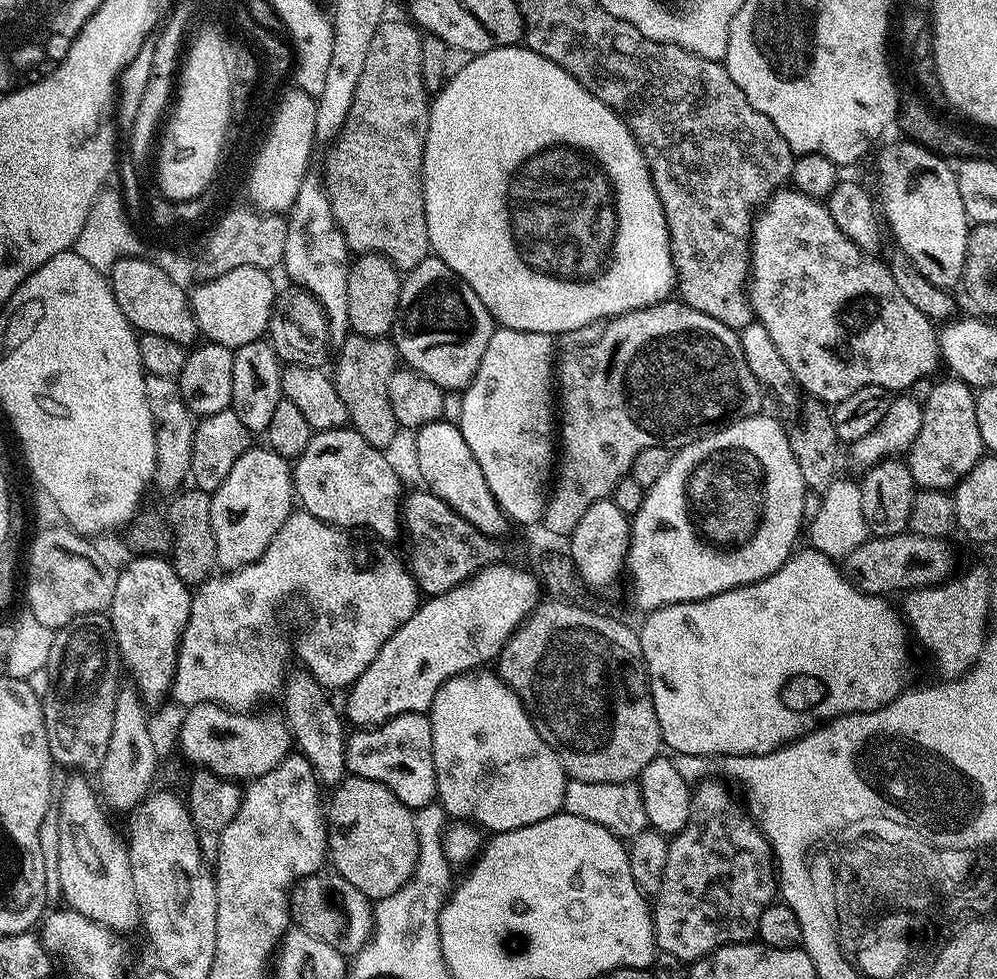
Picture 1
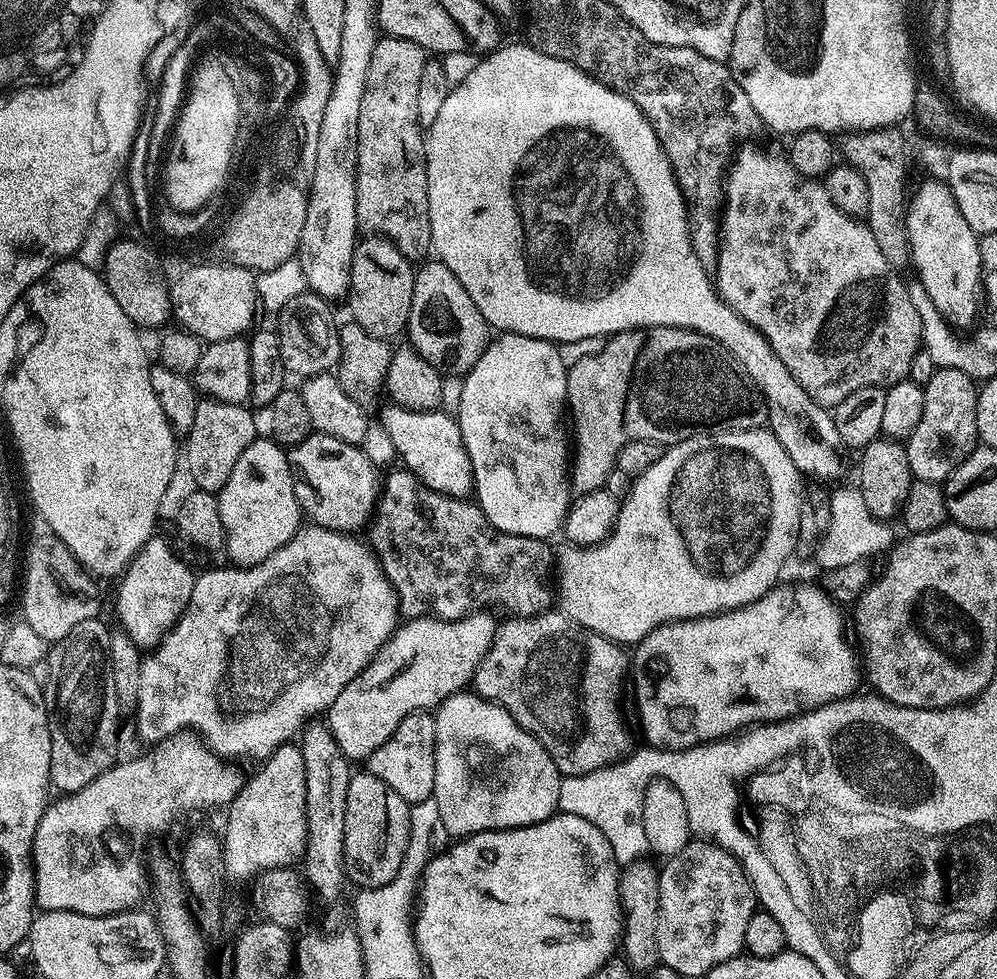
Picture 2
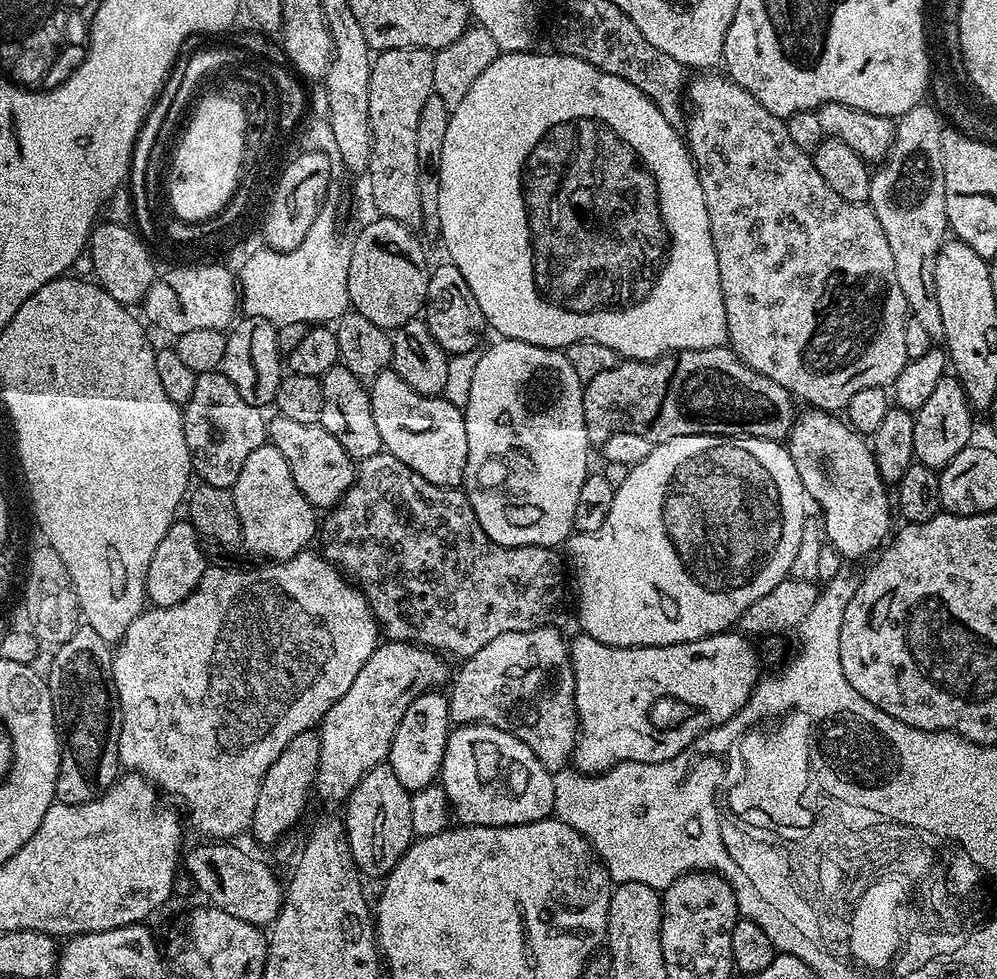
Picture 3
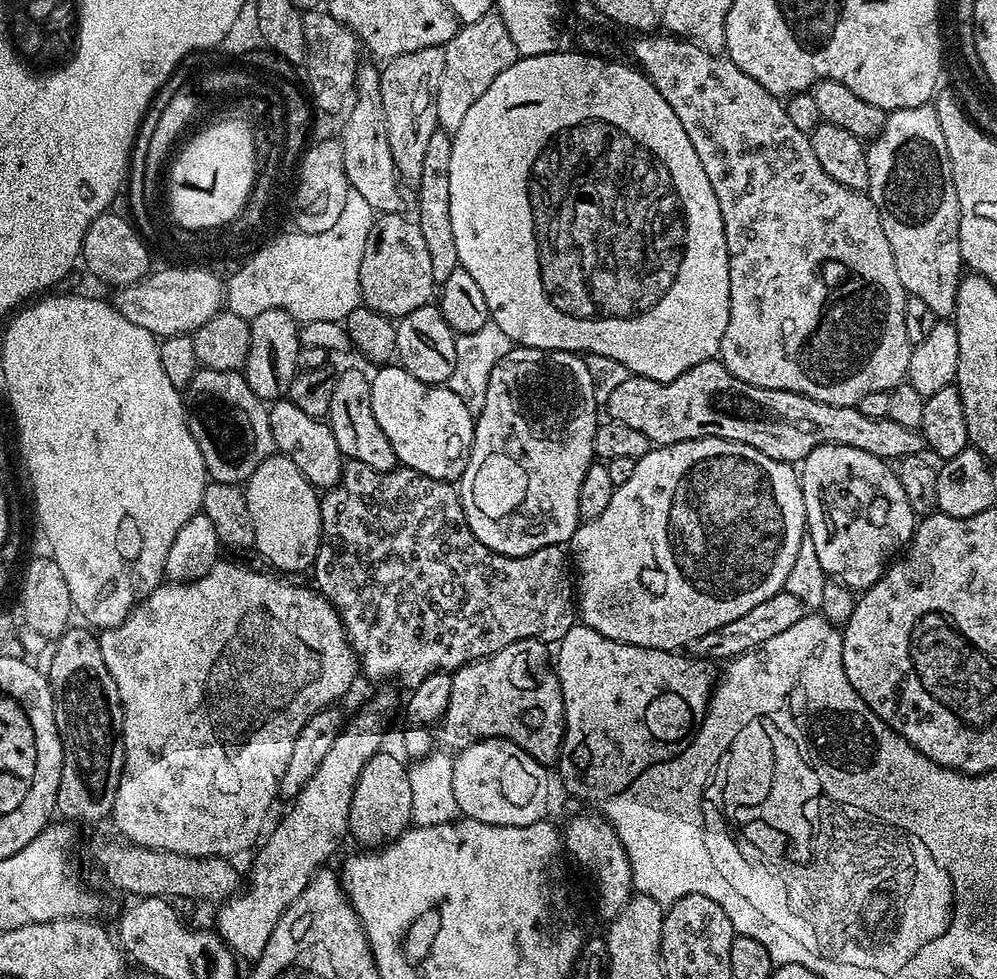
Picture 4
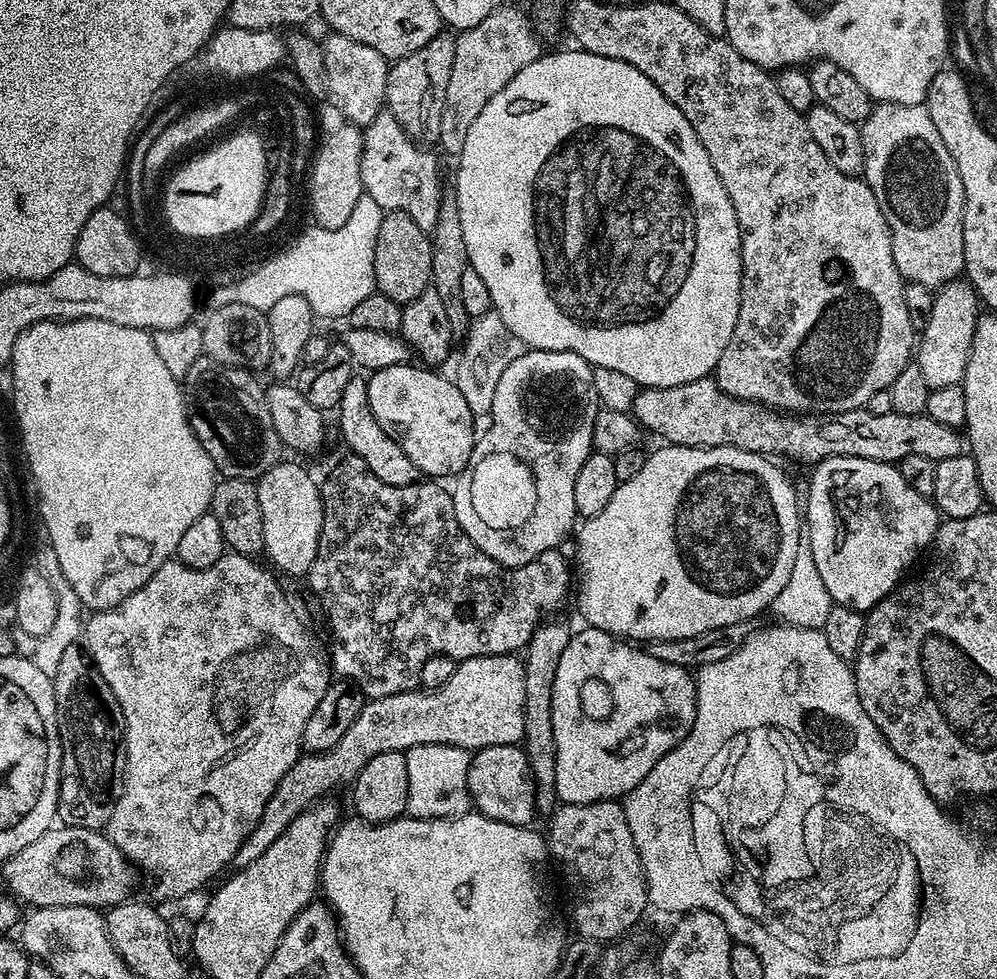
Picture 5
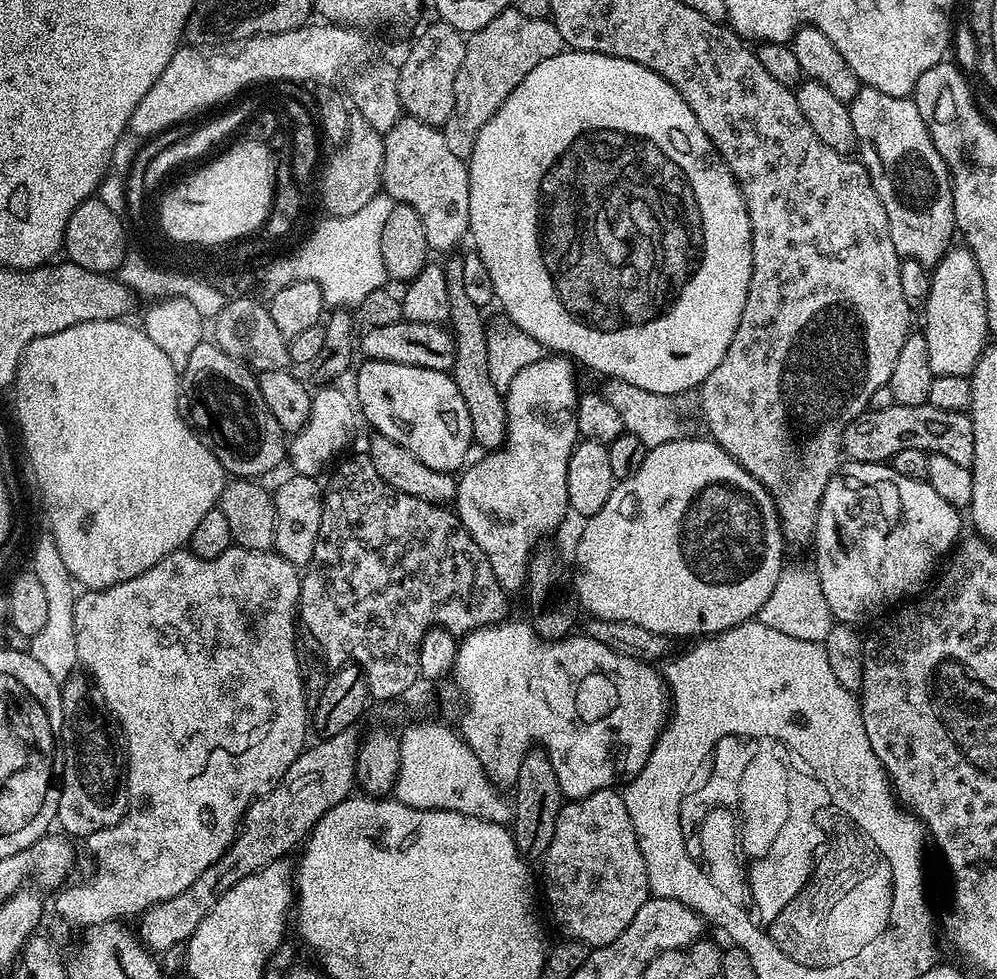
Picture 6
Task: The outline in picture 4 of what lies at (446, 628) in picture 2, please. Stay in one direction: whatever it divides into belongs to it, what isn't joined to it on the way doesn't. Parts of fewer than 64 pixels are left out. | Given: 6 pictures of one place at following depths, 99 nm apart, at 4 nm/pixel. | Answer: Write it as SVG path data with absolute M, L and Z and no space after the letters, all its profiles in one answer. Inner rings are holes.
M391 687L381 688L384 689L374 693L372 701L340 729L334 746L330 746L326 758L322 758L318 770L314 770L314 778L310 778L291 801L292 809L277 822L276 829L267 833L268 841L266 836L255 849L256 857L252 860L252 873L246 876L246 887L217 907L220 909L216 912L215 931L241 961L255 962L260 957L262 950L266 950L266 942L270 942L270 934L274 934L274 926L278 926L278 918L282 918L294 898L302 894L312 875L329 863L340 839L349 835L348 815L354 786L366 762L381 751L384 716L396 708L396 696L388 689Z

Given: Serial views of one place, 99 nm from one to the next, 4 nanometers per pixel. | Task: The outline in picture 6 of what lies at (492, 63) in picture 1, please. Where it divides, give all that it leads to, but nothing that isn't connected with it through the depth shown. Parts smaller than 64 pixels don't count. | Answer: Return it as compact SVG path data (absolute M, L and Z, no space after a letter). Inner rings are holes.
M560 52L554 58L546 58L546 62L538 62L514 86L510 98L482 126L466 163L470 178L470 244L472 240L471 247L486 262L496 300L513 325L536 339L549 353L571 358L577 365L585 364L601 372L604 378L622 379L656 395L672 397L691 388L699 389L706 374L722 362L722 354L726 354L726 346L730 346L730 338L738 330L752 273L752 231L738 182L710 138L706 138L706 130L694 118L694 110L686 106L686 98L666 78L626 58L597 52Z

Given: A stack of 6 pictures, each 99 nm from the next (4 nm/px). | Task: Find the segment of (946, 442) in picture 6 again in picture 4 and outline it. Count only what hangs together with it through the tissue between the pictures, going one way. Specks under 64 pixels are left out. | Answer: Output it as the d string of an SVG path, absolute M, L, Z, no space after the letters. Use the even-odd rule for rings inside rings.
M719 359L703 360L690 370L686 370L669 384L651 380L645 376L629 375L607 398L608 420L622 422L622 426L630 426L633 430L642 430L653 445L663 446L677 444L683 440L701 440L702 438L722 438L754 446L766 458L780 460L784 464L799 465L819 444L845 444L854 446L854 450L866 450L866 454L874 454L889 462L899 461L906 456L918 456L925 451L926 445L919 431L898 426L898 422L890 419L875 420L866 418L859 407L834 406L823 404L801 392L774 390L762 386L750 386L750 382L742 382L742 378L733 378L730 370L720 363Z

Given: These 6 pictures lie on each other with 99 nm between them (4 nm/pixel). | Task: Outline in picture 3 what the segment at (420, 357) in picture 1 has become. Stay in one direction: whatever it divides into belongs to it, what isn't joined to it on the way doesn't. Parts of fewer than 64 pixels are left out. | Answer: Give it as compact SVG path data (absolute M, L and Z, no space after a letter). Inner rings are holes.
M451 262L443 263L431 269L422 319L434 342L438 342L438 346L442 346L442 350L447 352L449 357L454 357L464 352L477 351L481 347L480 339L483 338L484 332L486 333L486 325L482 306L478 306L474 294L470 294L466 278L462 278L462 274Z

